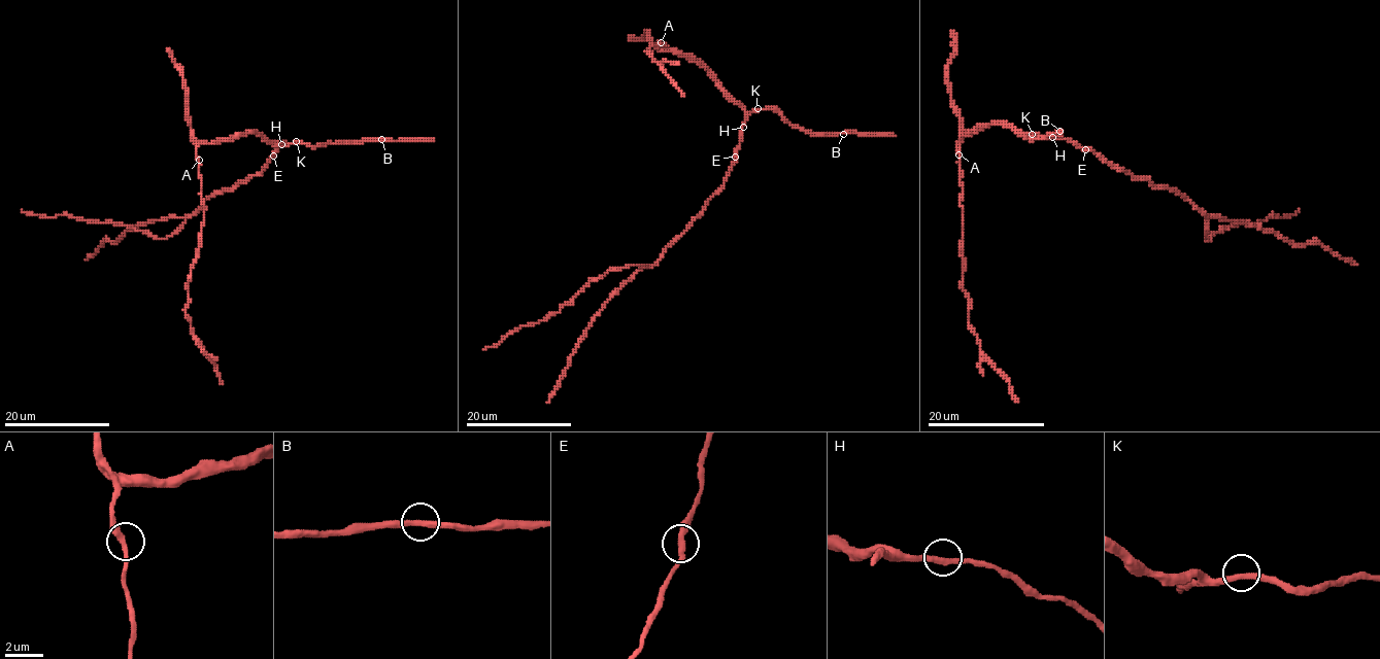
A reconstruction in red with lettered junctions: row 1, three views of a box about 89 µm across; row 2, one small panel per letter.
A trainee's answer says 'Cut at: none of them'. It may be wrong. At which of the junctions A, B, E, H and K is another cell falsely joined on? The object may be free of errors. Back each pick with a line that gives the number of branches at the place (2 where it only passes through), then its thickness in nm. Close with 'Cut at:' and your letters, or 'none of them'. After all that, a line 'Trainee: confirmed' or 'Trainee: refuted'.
Cut at: none of them
Trainee: confirmed

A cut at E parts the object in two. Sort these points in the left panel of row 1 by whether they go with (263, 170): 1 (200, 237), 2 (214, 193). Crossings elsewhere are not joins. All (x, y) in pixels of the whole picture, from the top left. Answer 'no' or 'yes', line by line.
1: no
2: yes

